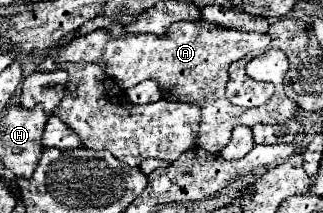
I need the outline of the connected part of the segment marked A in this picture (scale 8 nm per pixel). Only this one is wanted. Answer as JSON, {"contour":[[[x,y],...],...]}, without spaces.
{"contour":[[[173,23],[171,31],[167,31],[167,39],[159,39],[157,35],[123,35],[121,39],[109,37],[105,31],[93,31],[89,35],[77,37],[67,43],[67,47],[53,49],[39,65],[43,71],[57,69],[57,59],[67,61],[97,61],[103,59],[107,65],[107,73],[119,83],[119,87],[129,89],[145,81],[155,79],[163,99],[169,101],[189,101],[201,105],[201,129],[197,147],[219,153],[231,139],[231,129],[235,125],[257,125],[257,123],[287,123],[297,117],[299,107],[283,93],[275,91],[275,95],[261,107],[245,109],[233,105],[225,99],[225,83],[227,69],[233,59],[241,59],[253,51],[265,51],[269,45],[269,35],[263,33],[241,33],[241,31],[219,31],[219,27],[211,27],[209,23]]]}

